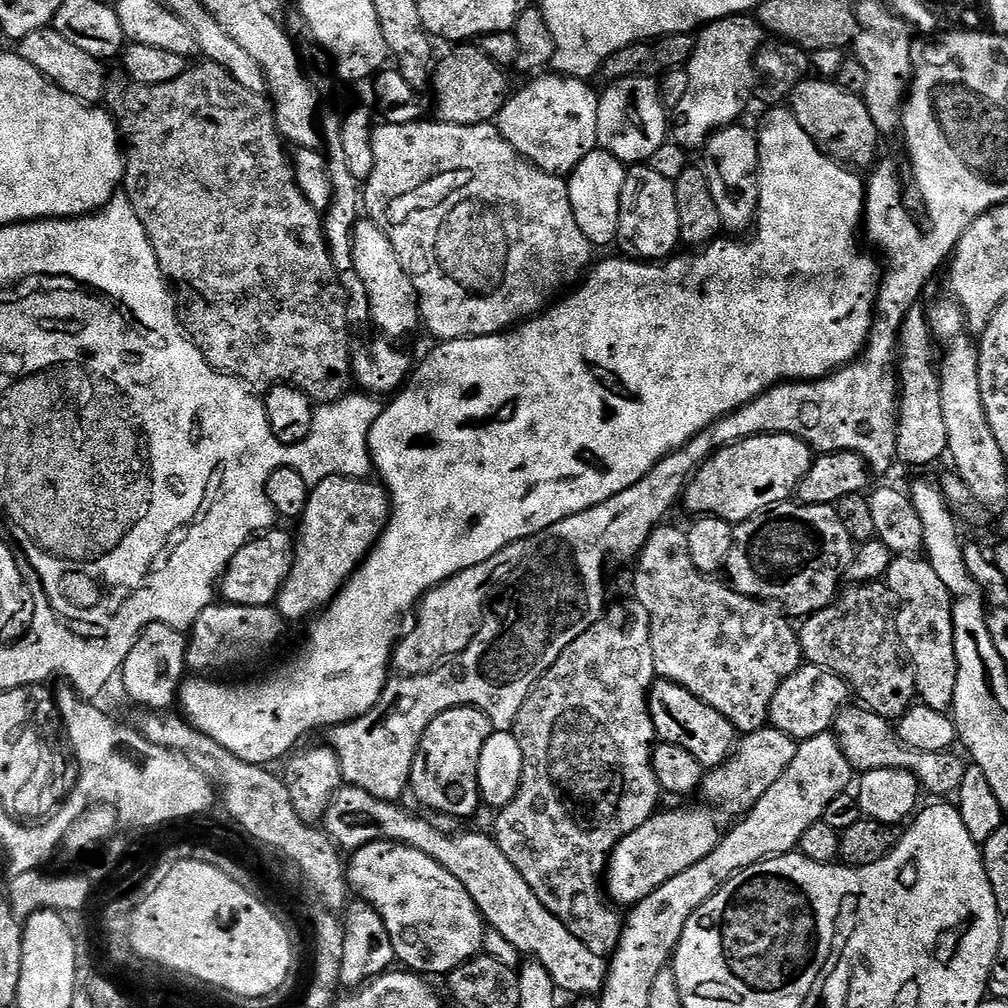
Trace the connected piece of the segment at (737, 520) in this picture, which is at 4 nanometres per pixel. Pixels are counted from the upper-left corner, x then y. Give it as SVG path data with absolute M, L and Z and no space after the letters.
M751 436L739 440L737 444L717 448L716 453L701 464L684 485L682 508L684 504L686 511L696 512L692 514L711 514L719 520L727 520L733 526L738 525L768 508L775 508L777 504L785 503L795 493L806 472L810 470L813 459L814 452L808 447L808 443L793 436Z

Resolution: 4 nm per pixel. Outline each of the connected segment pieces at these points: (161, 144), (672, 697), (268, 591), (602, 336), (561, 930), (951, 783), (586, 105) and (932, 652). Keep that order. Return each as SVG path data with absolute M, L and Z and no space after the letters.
M200 62L197 68L189 67L178 78L174 78L174 82L158 86L139 84L123 74L109 75L104 82L103 103L115 120L119 135L122 137L123 191L134 206L134 214L138 214L150 238L150 246L154 246L158 266L170 285L177 317L188 339L196 343L198 350L202 350L204 359L210 362L212 368L225 372L227 376L234 376L249 386L291 384L292 387L303 390L309 400L317 405L339 400L349 391L353 383L354 348L353 345L348 345L348 331L350 331L348 301L344 299L340 279L330 262L321 213L316 211L316 207L300 193L300 187L296 185L296 174L292 170L289 153L287 151L284 153L286 144L281 140L280 132L276 128L276 119L272 113L269 97L246 90L246 86L234 82L234 78L230 78L230 74L222 70L222 66Z
M655 679L648 692L650 718L656 727L656 735L665 744L682 746L682 750L690 750L694 758L705 770L717 768L732 755L738 744L738 733L734 725L728 721L714 706L706 706L690 690L678 686L669 680Z
M269 530L249 540L238 554L228 563L224 575L220 577L218 592L227 603L242 606L262 606L267 608L275 605L276 596L286 582L292 565L294 536L289 532Z
M787 107L776 108L765 118L764 125L758 128L758 139L760 197L754 221L756 240L717 238L711 244L693 251L696 252L693 256L676 254L663 262L645 262L631 258L604 260L583 277L579 287L557 299L539 316L531 317L517 324L515 328L509 328L507 332L498 333L497 336L475 336L469 340L446 340L437 343L437 348L421 364L419 361L418 367L411 373L402 390L389 399L393 400L386 404L380 417L374 422L371 434L368 435L372 463L378 476L380 472L379 479L390 501L388 524L380 536L380 541L369 552L364 563L344 583L344 587L332 599L331 604L313 619L317 620L309 626L308 637L305 638L304 645L297 650L293 660L286 661L281 668L274 669L269 676L264 676L253 684L219 684L216 678L185 679L180 685L178 704L179 707L184 707L182 716L193 728L218 742L218 746L230 750L230 754L234 754L238 759L248 764L268 766L271 765L271 760L283 761L300 744L299 740L314 728L328 730L337 724L347 724L350 720L358 719L376 705L388 685L388 668L390 672L390 661L393 659L398 633L401 631L400 619L408 611L409 615L431 588L436 588L444 580L470 566L486 562L486 558L494 558L494 554L498 554L498 550L506 546L527 541L542 530L554 526L554 522L562 522L562 518L570 518L582 510L590 510L590 506L606 502L614 494L622 494L622 490L634 486L634 482L642 479L662 458L693 440L699 432L705 432L716 420L729 416L735 408L750 403L776 384L820 380L849 364L864 351L872 329L882 275L877 257L871 251L863 252L856 241L856 231L861 231L864 219L865 181L851 176L856 174L820 152L810 134L806 134L806 130L798 126L798 118Z
M341 786L333 795L332 801L329 802L329 808L322 821L322 828L340 850L345 850L344 848L355 850L375 840L393 840L399 844L410 846L414 850L422 850L422 854L434 858L434 862L441 864L447 872L454 874L454 878L458 878L458 882L462 882L462 886L466 886L466 894L470 894L470 898L475 902L476 908L484 918L485 925L491 931L500 934L520 954L525 957L528 955L528 958L531 958L535 963L541 964L546 970L546 974L550 974L550 978L561 993L569 992L572 998L595 997L599 993L604 986L604 979L608 976L609 961L603 956L594 954L594 950L590 950L582 942L578 942L578 938L574 938L574 934L570 934L568 927L554 914L550 914L550 910L546 910L546 906L542 906L542 902L538 902L534 890L530 890L530 886L526 886L526 878L522 878L522 874L518 874L518 870L514 870L514 862L510 862L510 858L506 858L506 854L502 854L502 850L496 845L496 841L491 835L483 836L480 832L468 832L468 830L448 835L442 830L436 830L434 826L430 826L430 823L424 820L423 815L417 814L415 816L414 813L416 812L405 810L399 803L374 798L374 794L361 788Z
M845 706L836 716L834 735L840 741L853 773L863 774L874 770L886 770L897 768L912 772L914 778L920 780L921 789L928 792L932 798L951 797L962 786L965 761L956 757L955 751L939 752L938 754L926 754L922 750L914 750L900 741L900 735L896 733L893 721L882 718L863 706Z
M540 74L525 86L521 92L513 91L504 101L504 109L498 117L500 133L514 146L514 150L521 152L526 159L537 164L544 172L557 174L571 174L588 154L598 148L596 135L598 134L598 106L600 96L591 88L588 80L575 80L572 76Z
M920 554L893 555L886 575L886 588L895 599L896 596L900 599L900 608L898 604L894 612L896 629L914 670L919 703L930 706L930 710L948 712L954 702L954 686L958 686L950 590L946 590L931 562Z

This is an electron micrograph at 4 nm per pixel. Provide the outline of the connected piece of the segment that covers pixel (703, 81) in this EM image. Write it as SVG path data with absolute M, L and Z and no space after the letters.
M752 14L727 16L716 20L712 24L705 24L699 29L695 37L696 45L692 51L692 59L686 65L686 71L690 78L690 86L678 102L674 115L670 120L670 136L680 148L703 149L704 143L720 128L727 128L729 124L735 124L741 119L744 107L752 100L752 91L758 85L758 73L756 71L756 56L766 44L766 33L760 21Z

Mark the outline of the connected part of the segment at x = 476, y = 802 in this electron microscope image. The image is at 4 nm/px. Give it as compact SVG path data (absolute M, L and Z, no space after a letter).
M451 708L422 734L416 757L412 763L411 795L427 811L441 811L461 818L468 818L482 808L480 783L478 782L478 762L482 746L488 741L494 729L484 713L477 708Z

